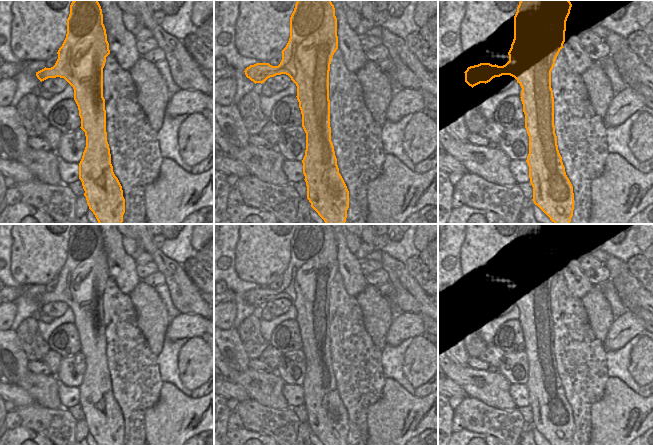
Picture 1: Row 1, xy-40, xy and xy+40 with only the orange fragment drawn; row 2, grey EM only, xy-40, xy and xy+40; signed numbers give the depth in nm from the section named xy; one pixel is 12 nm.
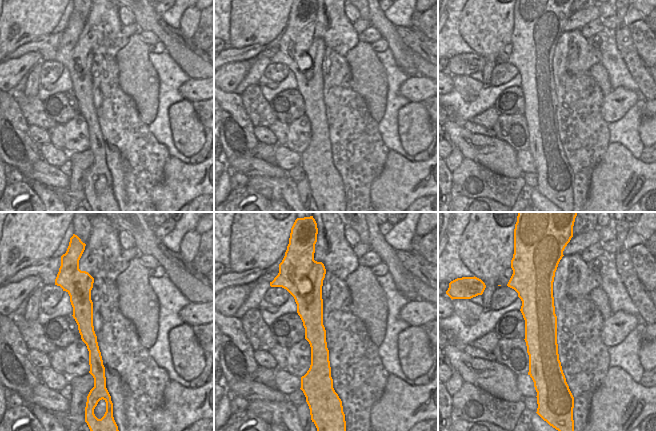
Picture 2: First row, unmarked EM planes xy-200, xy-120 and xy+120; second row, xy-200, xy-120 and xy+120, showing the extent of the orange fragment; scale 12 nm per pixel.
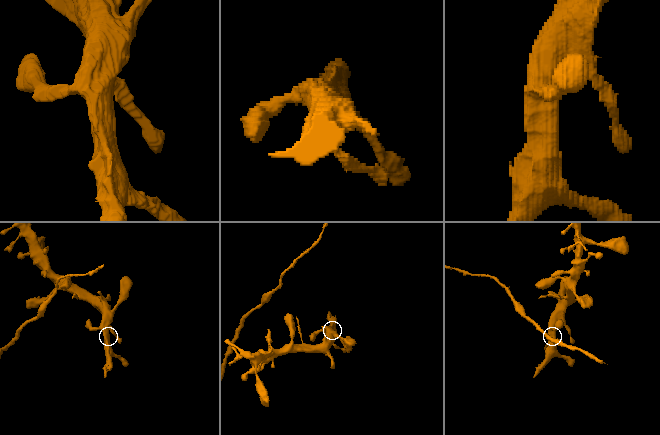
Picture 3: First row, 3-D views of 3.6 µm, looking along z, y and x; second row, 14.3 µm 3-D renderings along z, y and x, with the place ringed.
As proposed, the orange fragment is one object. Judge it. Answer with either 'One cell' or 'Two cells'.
One cell.

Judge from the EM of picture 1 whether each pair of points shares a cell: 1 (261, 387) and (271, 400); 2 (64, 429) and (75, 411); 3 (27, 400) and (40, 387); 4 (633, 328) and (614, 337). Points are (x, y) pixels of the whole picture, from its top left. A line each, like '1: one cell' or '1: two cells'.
1: one cell
2: two cells
3: two cells
4: one cell

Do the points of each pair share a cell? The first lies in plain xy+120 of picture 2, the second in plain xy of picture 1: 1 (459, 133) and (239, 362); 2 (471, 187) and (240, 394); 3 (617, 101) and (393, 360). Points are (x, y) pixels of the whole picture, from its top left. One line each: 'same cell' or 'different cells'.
1: different cells
2: different cells
3: different cells

